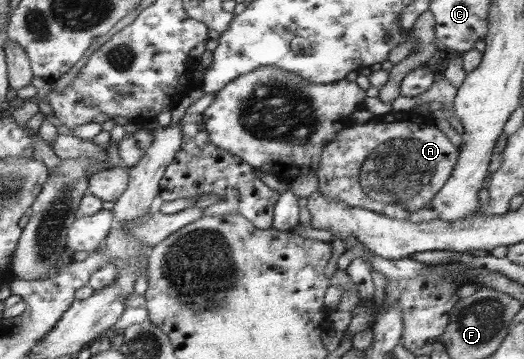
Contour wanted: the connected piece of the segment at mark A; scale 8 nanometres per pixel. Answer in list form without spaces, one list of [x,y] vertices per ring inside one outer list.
[[[411,110],[391,111],[388,114],[373,116],[370,120],[362,124],[355,122],[355,124],[350,125],[350,127],[344,128],[339,132],[339,135],[334,142],[331,142],[326,146],[326,149],[323,150],[322,153],[321,166],[316,174],[319,181],[318,190],[322,192],[323,195],[326,195],[329,200],[345,202],[351,207],[366,208],[367,210],[375,211],[375,213],[378,214],[391,216],[393,219],[407,220],[415,211],[421,210],[423,207],[426,207],[429,202],[433,201],[434,195],[441,190],[441,187],[446,185],[445,181],[449,181],[449,175],[451,175],[451,171],[454,171],[455,161],[458,161],[457,147],[451,143],[451,139],[449,139],[439,127],[433,125],[433,121],[429,123],[427,119],[421,117],[421,113],[417,115],[417,113],[411,113]]]

